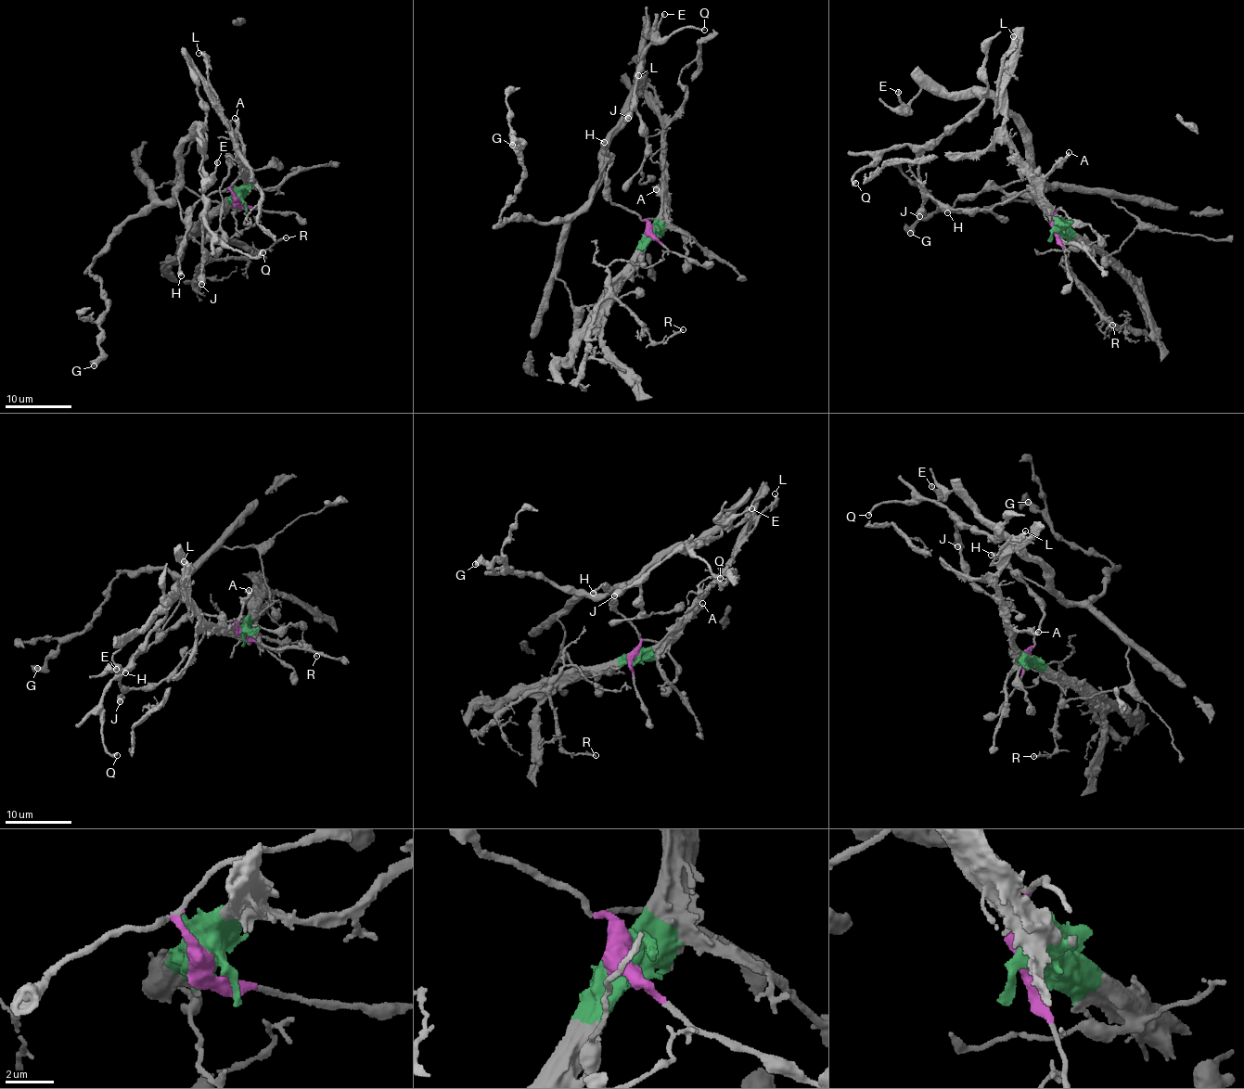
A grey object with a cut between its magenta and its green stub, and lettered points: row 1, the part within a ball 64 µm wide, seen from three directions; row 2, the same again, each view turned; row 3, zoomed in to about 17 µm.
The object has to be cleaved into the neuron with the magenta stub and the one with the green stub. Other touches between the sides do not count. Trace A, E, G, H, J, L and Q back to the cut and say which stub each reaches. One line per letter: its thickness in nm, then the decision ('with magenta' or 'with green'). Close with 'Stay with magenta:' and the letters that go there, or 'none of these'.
A: 320 nm | with green
E: 260 nm | with magenta
G: 550 nm | with magenta
H: 420 nm | with magenta
J: 700 nm | with magenta
L: 320 nm | with green
Q: 280 nm | with magenta
Stay with magenta: E, G, H, J, Q

